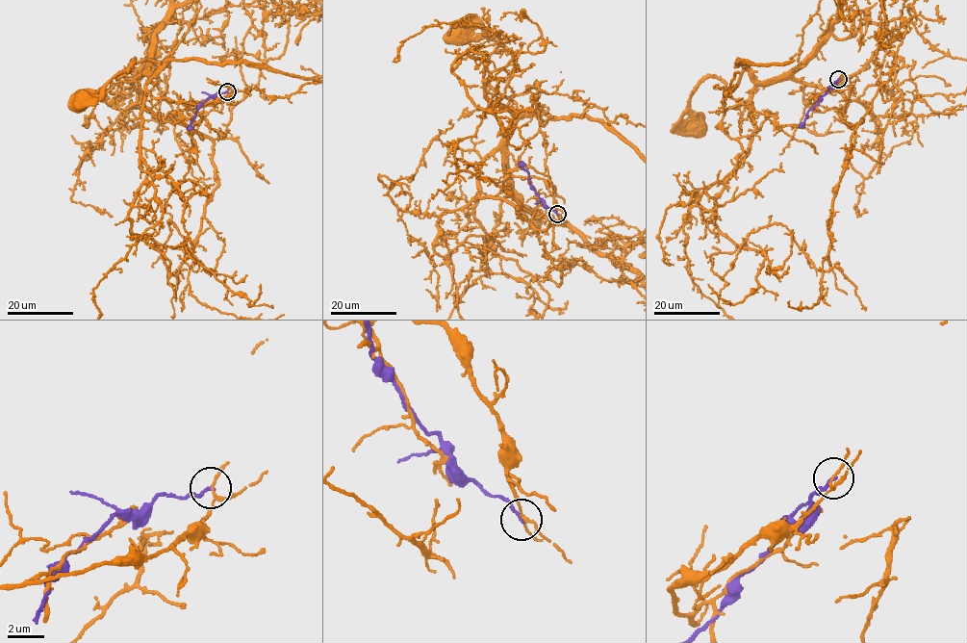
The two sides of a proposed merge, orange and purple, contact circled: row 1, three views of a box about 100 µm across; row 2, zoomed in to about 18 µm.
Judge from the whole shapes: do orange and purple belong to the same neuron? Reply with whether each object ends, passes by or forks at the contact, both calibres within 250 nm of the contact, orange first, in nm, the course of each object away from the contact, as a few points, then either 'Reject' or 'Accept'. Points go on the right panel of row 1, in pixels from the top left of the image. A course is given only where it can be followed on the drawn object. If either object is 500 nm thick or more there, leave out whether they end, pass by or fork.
At the ring orange forks. At the ring purple ends. Thickness 100 nm (orange) against 180 nm. Course of orange: (839, 79), (809, 99), (842, 114), (817, 85), (744, 69), (728, 91), (703, 78), (698, 128). Course of purple: (839, 79), (808, 112), (799, 127). Reject

